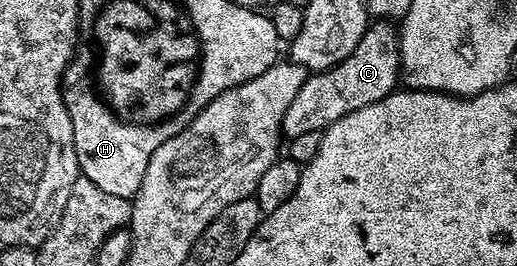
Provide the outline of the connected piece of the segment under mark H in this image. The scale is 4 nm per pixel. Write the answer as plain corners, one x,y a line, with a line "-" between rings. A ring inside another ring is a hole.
77,48
76,56
73,57
71,63
68,65
67,71
64,72
64,79
62,82
63,86
68,89
70,89
70,87
76,87
76,86
78,87
81,86
81,88
86,89
82,93
82,97
84,99
84,109
80,110
79,113
78,111
77,113
72,113
70,117
70,123
74,127
74,151
78,155
78,163
80,164
80,171
83,177
85,177
86,179
90,179
90,183
98,183
98,187
102,187
102,191
110,191
110,195
118,195
119,197
122,197
122,191
124,191
124,179
142,179
142,175
146,175
146,167
150,163
150,155
154,155
154,151
156,150
156,148
159,147
161,143
164,142
165,138
172,136
174,129
173,126
170,127
168,125
162,125
158,129
150,129
144,123
140,124
139,126
135,125
135,123
132,122
132,119
126,119
130,121
120,121
119,115
121,116
121,114
117,112
115,108
113,108
114,110
107,109
106,106
101,105
97,93
94,90
92,90
92,88
94,88
95,85
99,86
101,84
102,73
96,73
96,71
90,71
90,73
88,73
88,77
84,79
84,71
86,71
86,65
88,65
88,61
90,61
90,57
88,57
88,53
83,53
83,51

